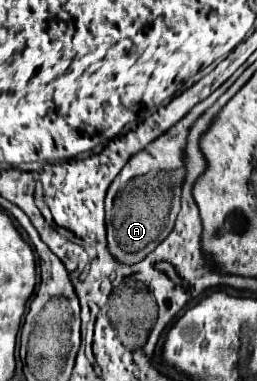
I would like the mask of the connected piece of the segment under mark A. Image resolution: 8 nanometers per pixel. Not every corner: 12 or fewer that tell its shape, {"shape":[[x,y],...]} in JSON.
{"shape":[[195,119],[135,153],[105,195],[107,249],[143,261],[173,229]]}

